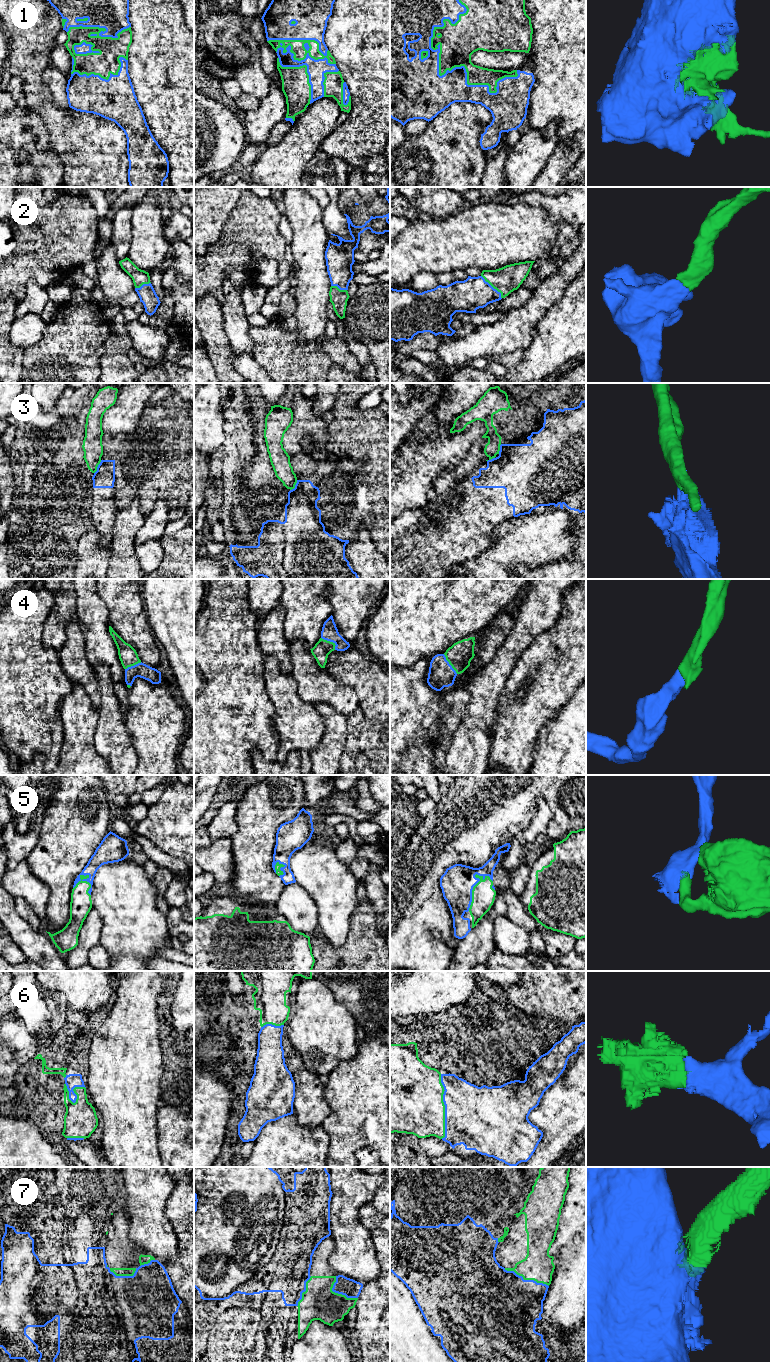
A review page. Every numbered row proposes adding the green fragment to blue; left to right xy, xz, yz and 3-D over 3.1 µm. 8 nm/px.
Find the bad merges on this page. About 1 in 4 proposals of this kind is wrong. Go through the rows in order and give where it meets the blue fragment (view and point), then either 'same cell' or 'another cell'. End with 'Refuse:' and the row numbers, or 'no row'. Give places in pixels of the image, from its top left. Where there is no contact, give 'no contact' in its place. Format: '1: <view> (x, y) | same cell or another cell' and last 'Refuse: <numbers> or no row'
1: yz (464, 68) | same cell
2: yz (492, 287) | same cell
3: xy (97, 467) | another cell
4: xz (330, 641) | same cell
5: yz (472, 889) | same cell
6: yz (445, 1106) | same cell
7: yz (526, 1280) | another cell
Refuse: 3, 7

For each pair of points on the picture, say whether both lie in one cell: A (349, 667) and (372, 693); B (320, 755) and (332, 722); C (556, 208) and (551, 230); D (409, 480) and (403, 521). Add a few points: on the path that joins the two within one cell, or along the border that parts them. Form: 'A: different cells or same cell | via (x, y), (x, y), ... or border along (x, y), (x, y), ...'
A: same cell | via (355, 673), (369, 687)
B: same cell | via (328, 747), (332, 743), (332, 730)
C: different cells | border along (536, 205), (550, 220), (566, 220), (575, 225)
D: different cells | border along (421, 508), (406, 510), (400, 515)

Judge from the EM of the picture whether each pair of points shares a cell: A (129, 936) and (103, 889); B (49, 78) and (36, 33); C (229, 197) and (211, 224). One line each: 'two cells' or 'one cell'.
A: one cell
B: two cells
C: one cell

